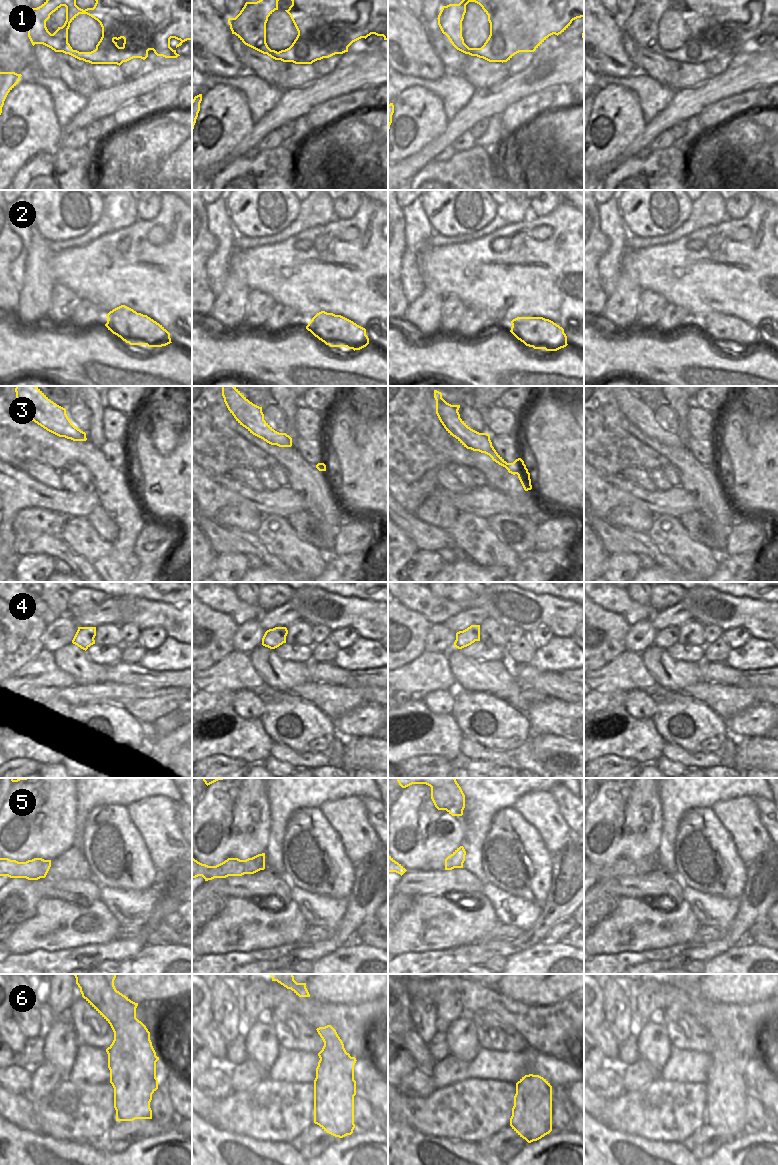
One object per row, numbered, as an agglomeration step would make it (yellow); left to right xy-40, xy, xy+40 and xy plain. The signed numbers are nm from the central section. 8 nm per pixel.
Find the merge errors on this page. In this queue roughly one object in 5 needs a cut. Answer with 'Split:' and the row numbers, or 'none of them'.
Split: 4

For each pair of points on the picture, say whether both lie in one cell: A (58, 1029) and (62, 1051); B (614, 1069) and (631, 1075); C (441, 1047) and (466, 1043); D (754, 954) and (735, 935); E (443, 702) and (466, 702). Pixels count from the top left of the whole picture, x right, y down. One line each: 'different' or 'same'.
A: same
B: different
C: different
D: different
E: different

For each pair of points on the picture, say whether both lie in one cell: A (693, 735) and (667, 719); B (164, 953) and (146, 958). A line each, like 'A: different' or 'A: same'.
A: same
B: same

